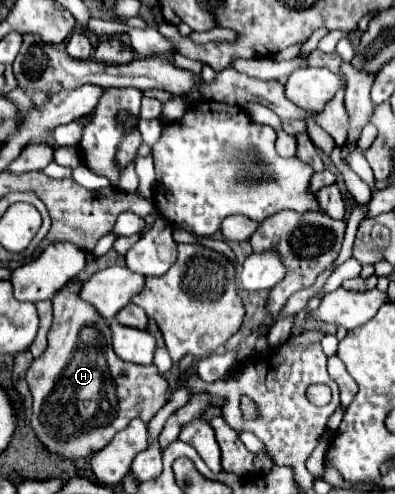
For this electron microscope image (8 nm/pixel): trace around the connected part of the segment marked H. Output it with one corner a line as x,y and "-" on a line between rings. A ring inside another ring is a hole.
75,276
67,288
61,288
53,298
53,326
47,334
47,350
43,356
35,358
27,370
27,384
33,396
33,416
31,428
41,440
41,444
51,452
63,458
89,458
103,446
111,442
111,438
123,430
133,418
145,420
145,424
167,404
169,382
159,370
151,366
139,366
119,360
111,348
111,332
109,322
99,316
85,300
79,300
83,280

